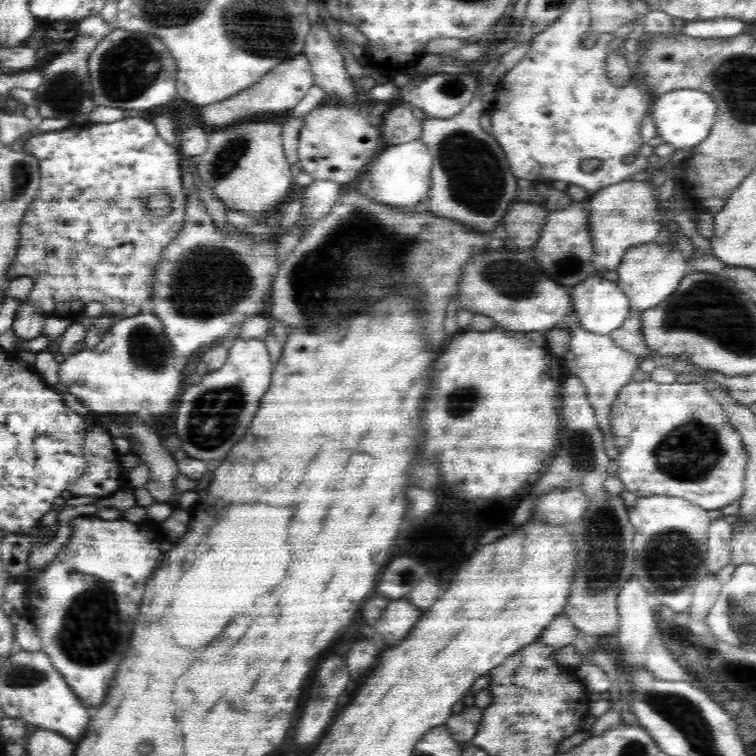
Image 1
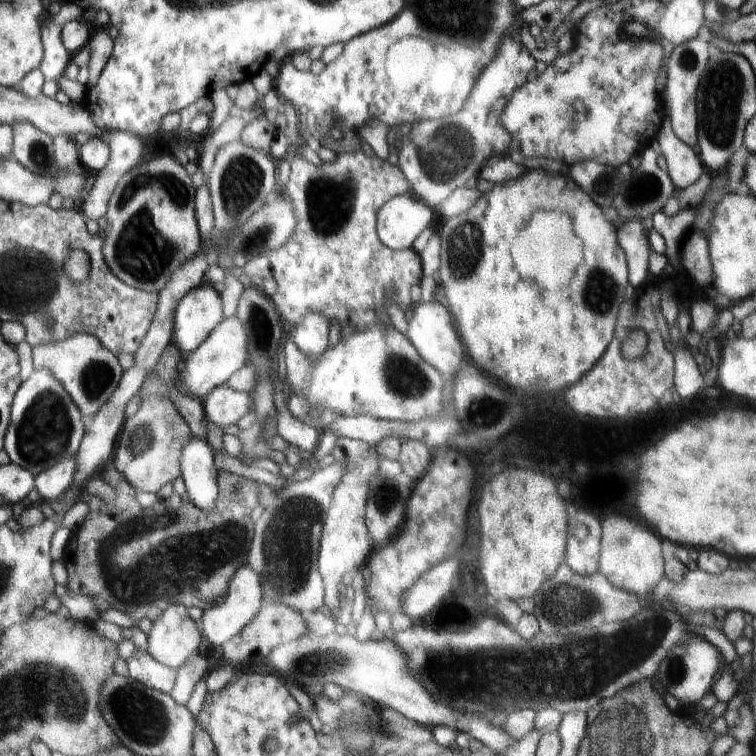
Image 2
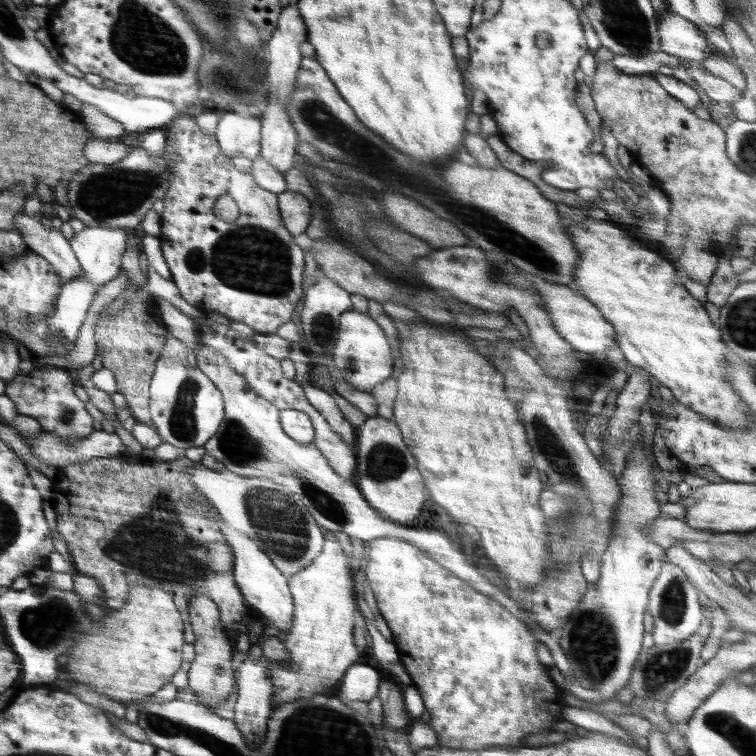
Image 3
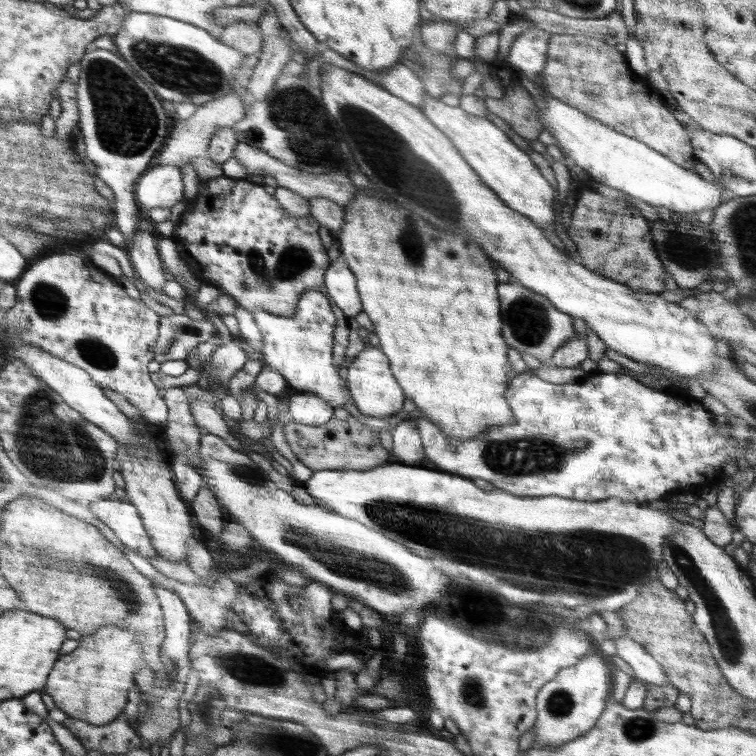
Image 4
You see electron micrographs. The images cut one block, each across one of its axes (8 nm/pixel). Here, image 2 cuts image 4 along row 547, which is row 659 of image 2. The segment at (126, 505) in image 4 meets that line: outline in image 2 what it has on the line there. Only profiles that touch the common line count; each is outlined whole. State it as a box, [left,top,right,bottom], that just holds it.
[126,650,177,692]

